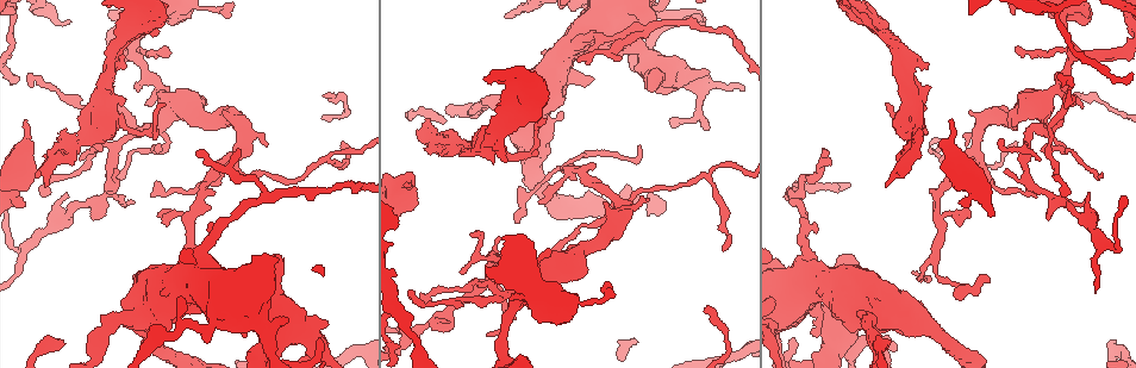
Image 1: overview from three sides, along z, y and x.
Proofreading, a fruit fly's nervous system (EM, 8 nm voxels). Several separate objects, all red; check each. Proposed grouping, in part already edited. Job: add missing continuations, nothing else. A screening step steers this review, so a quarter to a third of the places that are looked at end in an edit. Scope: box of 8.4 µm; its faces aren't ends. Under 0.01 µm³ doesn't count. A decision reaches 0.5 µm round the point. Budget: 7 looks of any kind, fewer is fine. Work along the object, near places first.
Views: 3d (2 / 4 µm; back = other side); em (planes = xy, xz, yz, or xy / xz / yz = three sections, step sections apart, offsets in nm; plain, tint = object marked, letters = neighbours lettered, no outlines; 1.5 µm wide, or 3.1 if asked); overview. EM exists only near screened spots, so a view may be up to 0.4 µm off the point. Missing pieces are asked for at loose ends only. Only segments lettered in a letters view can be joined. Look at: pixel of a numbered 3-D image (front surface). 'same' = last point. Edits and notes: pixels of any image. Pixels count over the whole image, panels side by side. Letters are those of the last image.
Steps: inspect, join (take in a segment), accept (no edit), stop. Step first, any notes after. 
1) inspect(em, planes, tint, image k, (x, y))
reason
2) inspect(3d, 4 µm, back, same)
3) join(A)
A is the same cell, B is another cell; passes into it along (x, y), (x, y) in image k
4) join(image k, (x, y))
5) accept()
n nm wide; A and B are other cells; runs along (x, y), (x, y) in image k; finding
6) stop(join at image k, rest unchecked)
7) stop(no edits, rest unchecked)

inspect(3d, 4 µm, image 1, (475, 236))
tapers out

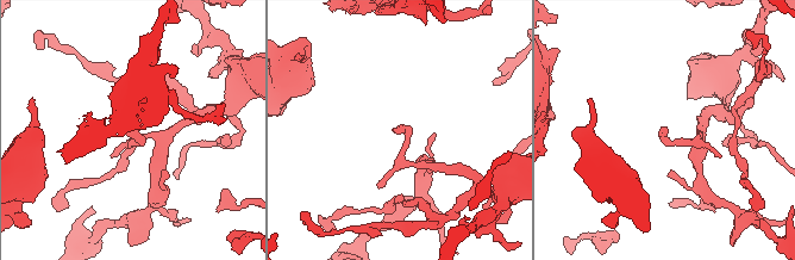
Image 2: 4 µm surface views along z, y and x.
inspect(em, planes, tint, image 2, (398, 133))
now the EM

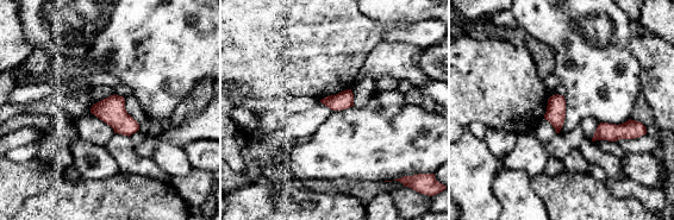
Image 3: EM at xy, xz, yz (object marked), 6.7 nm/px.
inspect(em, planes, letters, same)
see the neighbours

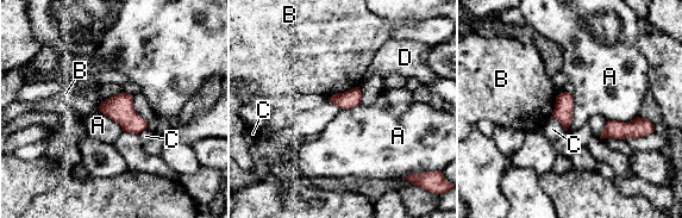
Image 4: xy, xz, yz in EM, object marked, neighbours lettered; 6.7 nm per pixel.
accept()
120 nm wide; A touches over 260 nm; A, B, C and D are other cells; none of them fits

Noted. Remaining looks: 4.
inspect(em, xy, step 4, tint, image 1, (130, 204))
branch stops here

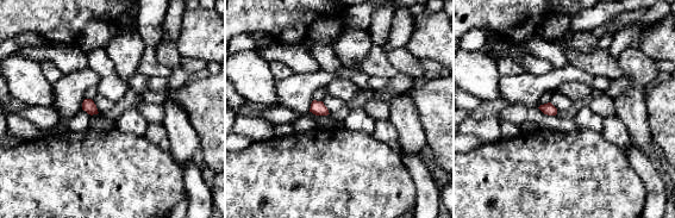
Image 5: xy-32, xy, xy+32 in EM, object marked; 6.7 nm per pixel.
inspect(em, planes, letters, same)

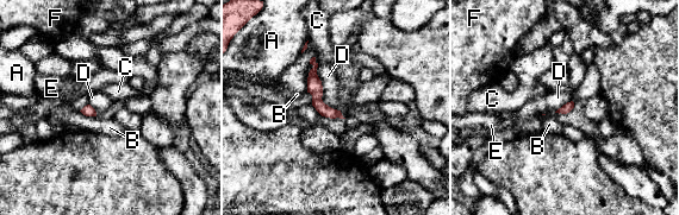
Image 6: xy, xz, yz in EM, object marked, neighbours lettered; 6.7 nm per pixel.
accept()
A, B, C, D, E and F are other cells; border along (317, 64), (322, 100), (340, 111) in image 6; none of them fits

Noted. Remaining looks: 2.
inspect(em, planes, letters, image 1, (796, 340))
long arm stops here

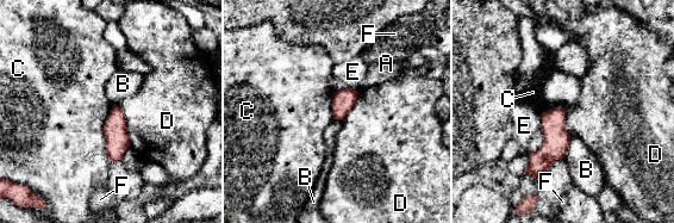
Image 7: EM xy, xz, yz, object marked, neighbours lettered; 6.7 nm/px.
accept()
A, B, C, D, E and F are other cells; runs along (559, 110), (554, 148), (536, 175) in image 7; none of them fits

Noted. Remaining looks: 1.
stop(no edits, rest unchecked)

